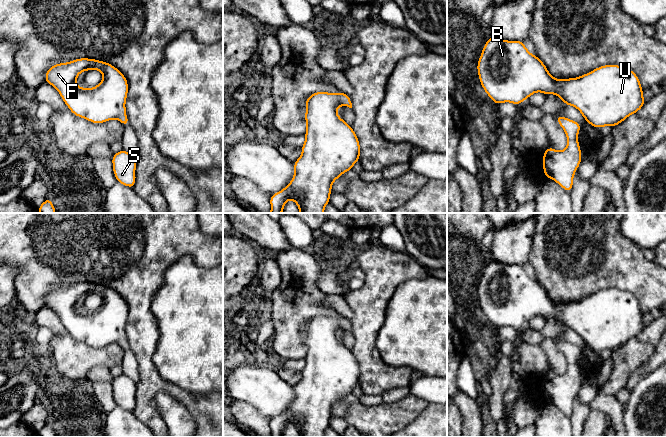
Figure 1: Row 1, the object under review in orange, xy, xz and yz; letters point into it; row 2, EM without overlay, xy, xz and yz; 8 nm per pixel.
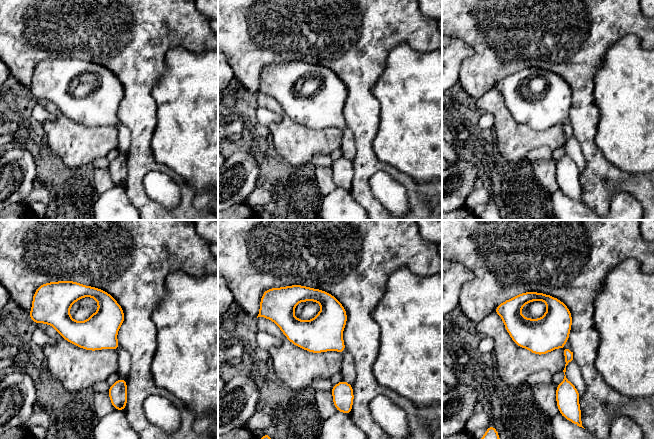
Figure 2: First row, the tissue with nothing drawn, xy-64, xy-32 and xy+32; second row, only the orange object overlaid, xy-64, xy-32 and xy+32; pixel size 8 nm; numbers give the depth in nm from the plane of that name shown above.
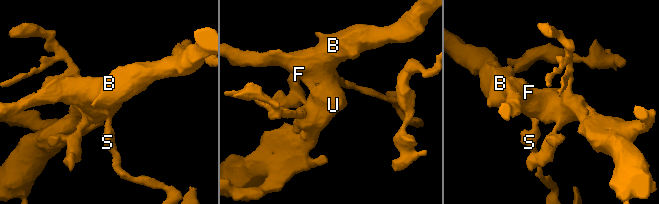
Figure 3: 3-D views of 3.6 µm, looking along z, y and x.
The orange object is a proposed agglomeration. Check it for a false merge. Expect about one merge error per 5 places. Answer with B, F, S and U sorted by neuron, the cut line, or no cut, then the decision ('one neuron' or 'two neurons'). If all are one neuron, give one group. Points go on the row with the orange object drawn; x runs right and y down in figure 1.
groups B F S U; cut none; one neuron

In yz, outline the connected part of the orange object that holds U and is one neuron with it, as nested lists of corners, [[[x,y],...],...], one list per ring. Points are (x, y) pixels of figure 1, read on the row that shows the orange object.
[[[491,36],[482,49],[477,72],[484,91],[497,105],[504,102],[520,105],[536,92],[542,92],[545,96],[554,94],[567,106],[577,108],[595,128],[617,126],[646,103],[639,77],[627,67],[603,65],[580,77],[556,79],[539,57],[531,54],[524,42],[518,40],[508,41]]]

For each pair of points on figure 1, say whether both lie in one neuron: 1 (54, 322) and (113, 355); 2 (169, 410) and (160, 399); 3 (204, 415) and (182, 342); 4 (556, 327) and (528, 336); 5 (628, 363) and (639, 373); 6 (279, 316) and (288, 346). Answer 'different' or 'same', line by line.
1: same
2: same
3: different
4: same
5: different
6: same

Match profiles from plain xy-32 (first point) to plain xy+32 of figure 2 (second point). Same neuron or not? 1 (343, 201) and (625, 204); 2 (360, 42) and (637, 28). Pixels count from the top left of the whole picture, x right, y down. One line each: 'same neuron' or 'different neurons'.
1: same neuron
2: same neuron

